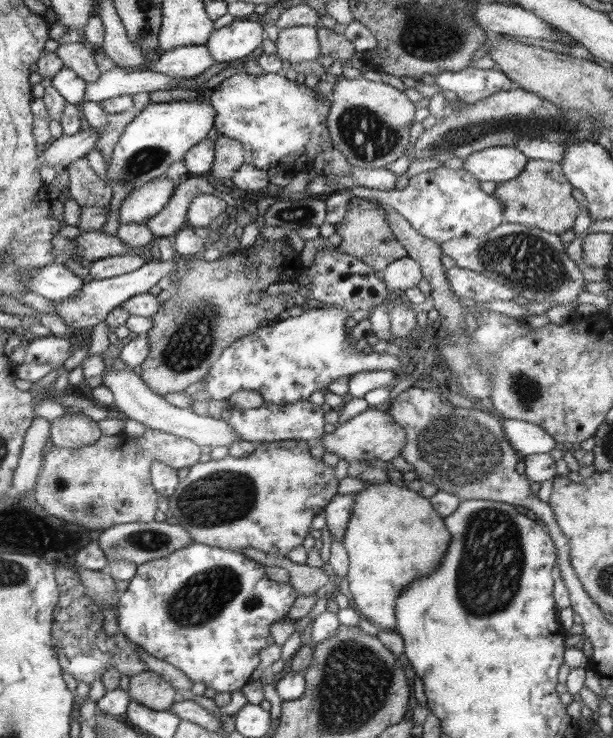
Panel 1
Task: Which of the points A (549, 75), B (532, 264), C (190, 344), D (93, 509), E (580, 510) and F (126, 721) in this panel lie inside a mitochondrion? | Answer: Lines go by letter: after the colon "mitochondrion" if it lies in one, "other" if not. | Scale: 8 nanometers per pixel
A: other
B: mitochondrion
C: mitochondrion
D: mitochondrion
E: other
F: other

